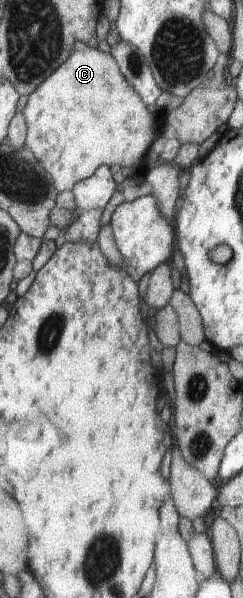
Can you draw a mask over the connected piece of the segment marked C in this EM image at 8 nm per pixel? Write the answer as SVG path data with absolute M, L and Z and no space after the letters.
M83 41L77 42L73 55L29 95L24 112L28 121L25 146L31 148L53 179L56 179L60 193L72 190L77 183L91 177L105 164L111 167L119 165L122 174L139 173L146 152L157 143L162 127L157 125L157 117L149 111L133 84L129 83L112 52L101 51Z

